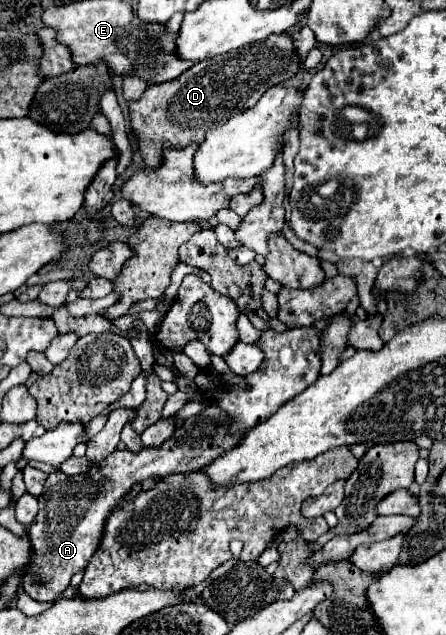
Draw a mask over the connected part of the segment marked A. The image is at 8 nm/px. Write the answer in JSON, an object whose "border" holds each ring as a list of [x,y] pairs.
{"border":[[[212,403],[206,405],[200,415],[178,425],[174,435],[160,447],[144,447],[138,453],[130,449],[114,451],[104,461],[94,463],[88,473],[80,475],[52,471],[44,483],[42,495],[38,497],[40,511],[30,525],[30,535],[36,543],[36,567],[32,567],[32,575],[24,579],[24,591],[40,603],[58,599],[70,585],[70,577],[82,571],[98,549],[104,519],[120,497],[144,479],[158,481],[174,473],[198,471],[204,463],[210,463],[216,455],[220,455],[220,451],[228,451],[228,447],[234,447],[240,439],[242,433],[228,435],[228,419],[224,419],[224,411]]]}

